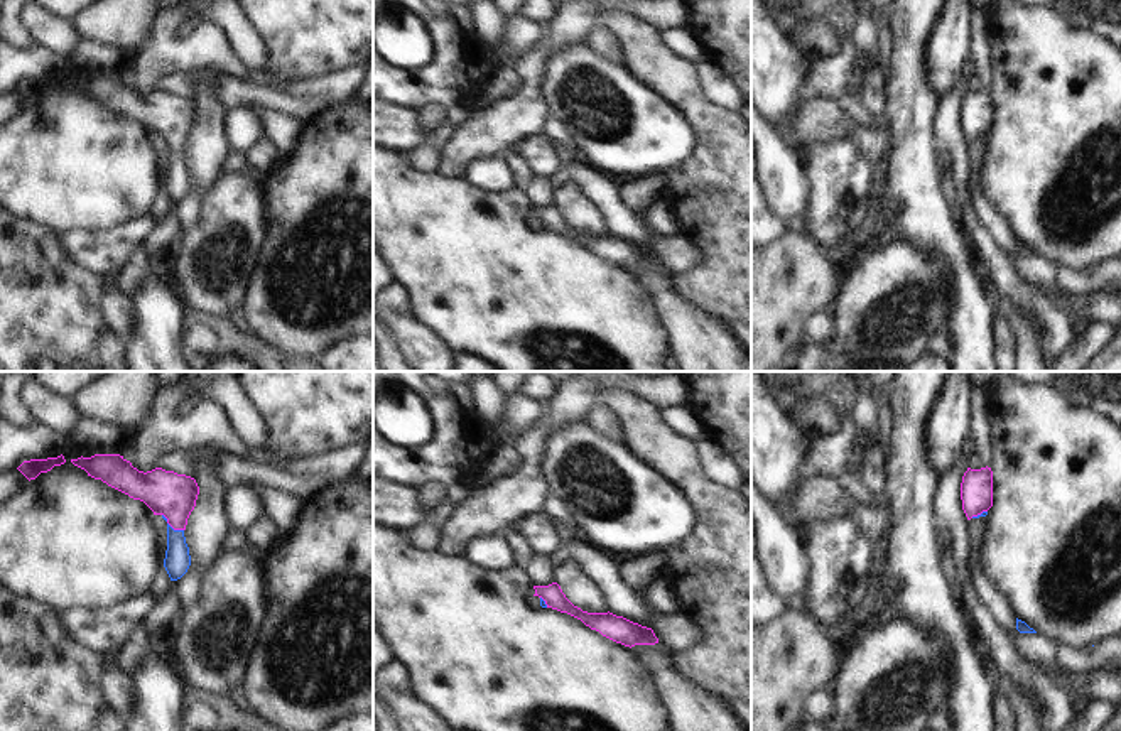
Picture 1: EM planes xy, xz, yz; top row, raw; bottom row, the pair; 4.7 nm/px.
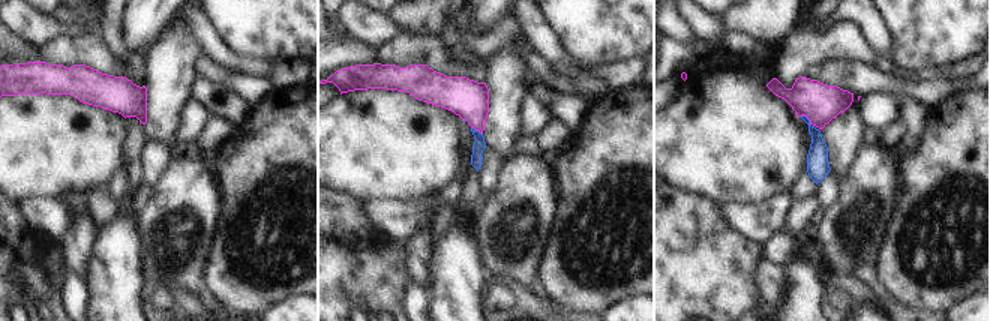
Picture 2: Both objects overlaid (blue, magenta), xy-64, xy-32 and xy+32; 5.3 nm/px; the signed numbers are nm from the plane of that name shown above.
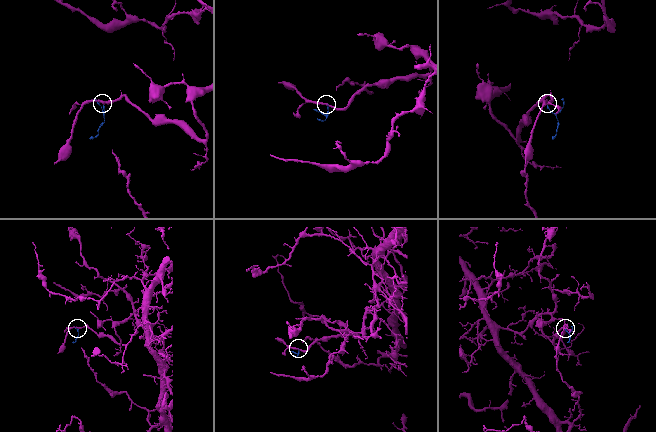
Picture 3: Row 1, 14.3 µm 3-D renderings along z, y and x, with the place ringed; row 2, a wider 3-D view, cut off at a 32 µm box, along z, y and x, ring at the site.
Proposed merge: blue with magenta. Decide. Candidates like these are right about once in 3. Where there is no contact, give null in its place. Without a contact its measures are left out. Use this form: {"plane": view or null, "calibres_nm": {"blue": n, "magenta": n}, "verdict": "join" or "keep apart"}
{"plane": "xy", "calibres_nm": {"blue": 120, "magenta": 220}, "verdict": "join"}

